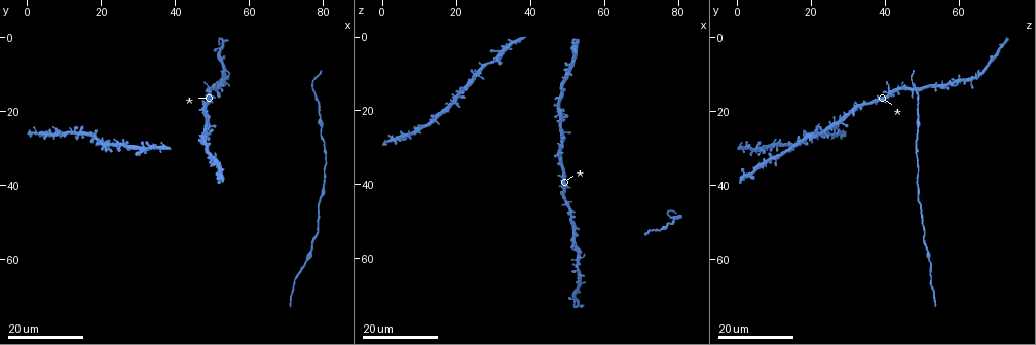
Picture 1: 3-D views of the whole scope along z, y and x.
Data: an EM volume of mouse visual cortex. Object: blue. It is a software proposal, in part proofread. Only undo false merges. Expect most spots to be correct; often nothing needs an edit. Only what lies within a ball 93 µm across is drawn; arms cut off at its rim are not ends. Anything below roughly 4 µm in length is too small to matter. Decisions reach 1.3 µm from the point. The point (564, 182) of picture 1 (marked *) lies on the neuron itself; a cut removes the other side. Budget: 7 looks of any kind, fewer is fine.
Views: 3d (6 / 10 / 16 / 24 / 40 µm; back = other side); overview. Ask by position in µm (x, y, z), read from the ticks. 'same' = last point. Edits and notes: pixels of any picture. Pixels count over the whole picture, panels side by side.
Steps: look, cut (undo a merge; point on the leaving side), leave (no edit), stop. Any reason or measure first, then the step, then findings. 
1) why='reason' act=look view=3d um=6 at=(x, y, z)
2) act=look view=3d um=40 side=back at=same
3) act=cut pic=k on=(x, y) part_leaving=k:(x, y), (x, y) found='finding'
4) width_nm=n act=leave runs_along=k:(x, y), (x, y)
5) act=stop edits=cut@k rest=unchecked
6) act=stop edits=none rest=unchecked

act=look view=3d um=24 at=(52.0, 12.5, 52.0)

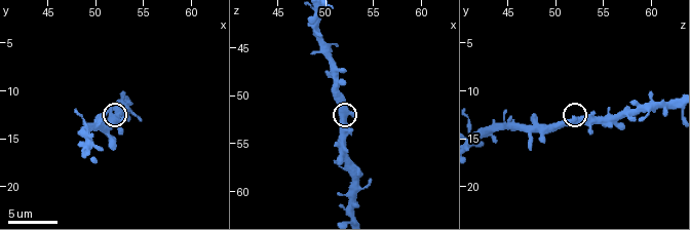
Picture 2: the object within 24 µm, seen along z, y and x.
why='closer look' act=look view=3d um=10 at=(52.4, 13.0, 51.8)

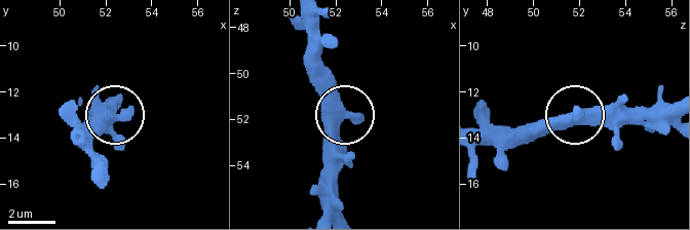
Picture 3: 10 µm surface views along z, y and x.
act=leave runs_along=3:(303, 22), (319, 86), (342, 115), (335, 196) found='continuous, no second neuron'

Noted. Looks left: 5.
act=look view=3d um=16 at=(50.5, 33.5, 7.5)

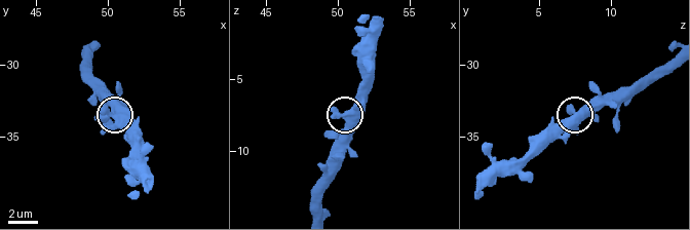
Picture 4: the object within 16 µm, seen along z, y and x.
why='zoom in' act=look view=3d um=6 at=same

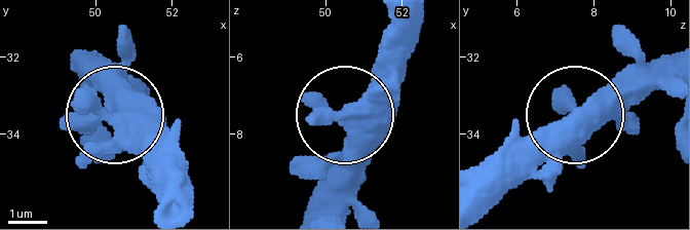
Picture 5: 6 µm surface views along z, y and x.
act=leave found='all the same neuron'

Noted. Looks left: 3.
act=look view=3d um=16 at=(76.5, 13.5, 48.5)

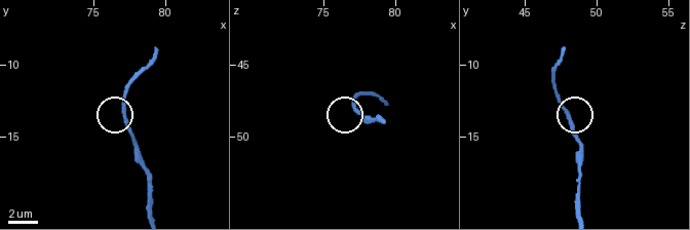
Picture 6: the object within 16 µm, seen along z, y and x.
act=look view=3d um=6 at=(77.2, 13.8, 48.0)

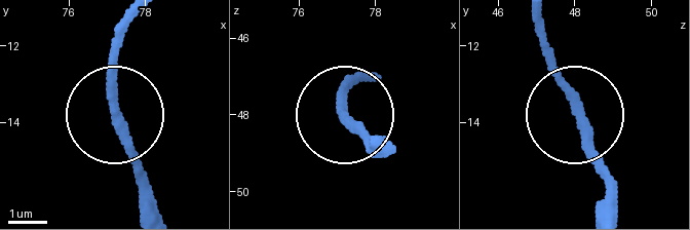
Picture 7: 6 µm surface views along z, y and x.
width_nm=250 act=leave found='continuous, no second neuron'

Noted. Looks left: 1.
act=stop edits=none rest=unchecked

